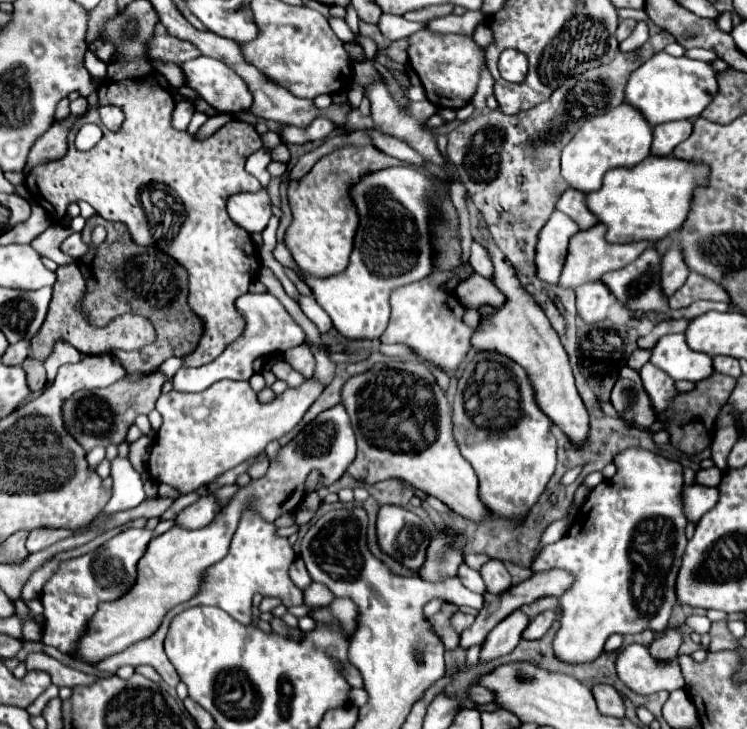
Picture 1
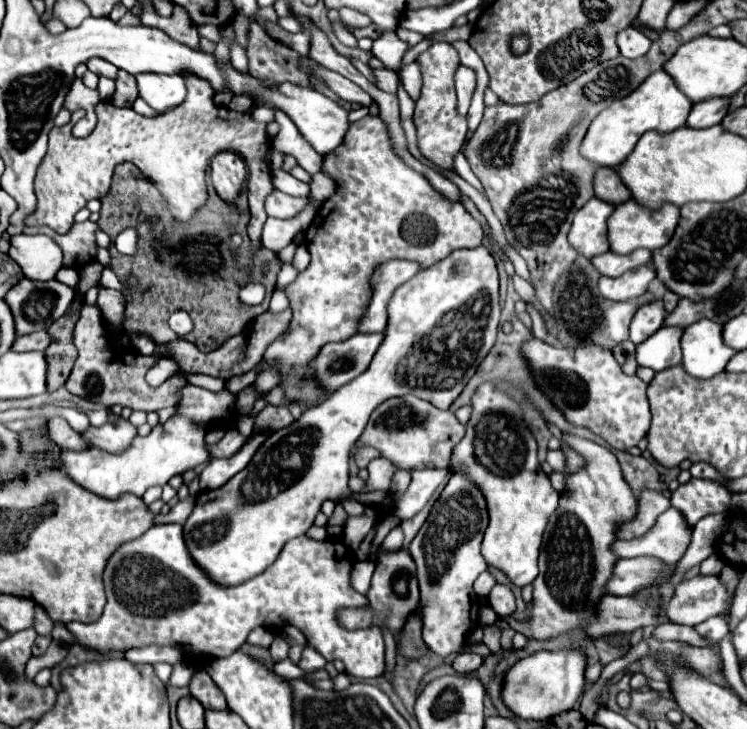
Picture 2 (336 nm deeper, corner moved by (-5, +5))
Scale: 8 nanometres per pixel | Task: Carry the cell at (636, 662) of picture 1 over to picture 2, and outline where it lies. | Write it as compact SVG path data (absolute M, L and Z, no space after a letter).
M713 616L697 626L697 634L701 634L703 638L709 638L711 642L721 642L727 636L727 632L729 632L729 626L719 616Z

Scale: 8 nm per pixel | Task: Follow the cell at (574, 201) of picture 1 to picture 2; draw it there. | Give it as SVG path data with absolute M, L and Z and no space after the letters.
M597 168L595 180L593 180L593 190L595 198L607 202L607 204L623 204L631 198L627 188L623 188L623 182L619 180L617 172L611 168Z

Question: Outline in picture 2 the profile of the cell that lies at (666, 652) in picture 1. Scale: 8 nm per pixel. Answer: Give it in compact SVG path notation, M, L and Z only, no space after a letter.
M695 576L683 580L667 606L667 620L681 626L697 626L703 620L727 614L731 598L719 576Z

